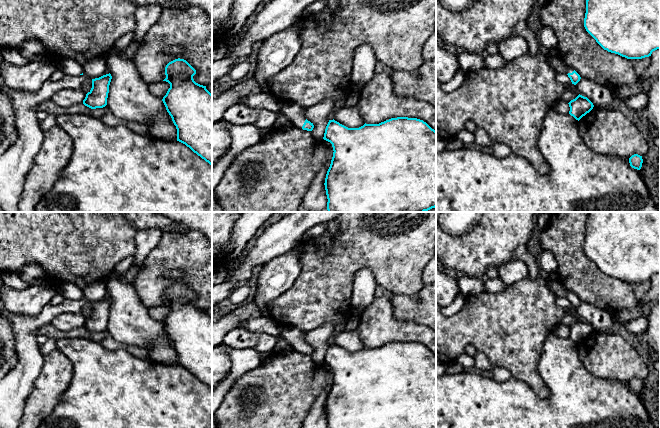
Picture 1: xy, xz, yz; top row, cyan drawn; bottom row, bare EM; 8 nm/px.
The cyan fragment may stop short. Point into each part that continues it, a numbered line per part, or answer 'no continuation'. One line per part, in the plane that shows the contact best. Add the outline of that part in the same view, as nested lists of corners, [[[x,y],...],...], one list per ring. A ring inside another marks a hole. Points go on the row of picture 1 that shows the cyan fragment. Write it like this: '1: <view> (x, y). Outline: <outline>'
1: xz (294, 112). Outline: [[[283,102],[281,106],[282,114],[289,119],[297,128],[302,128],[306,117],[305,108],[298,103]]]

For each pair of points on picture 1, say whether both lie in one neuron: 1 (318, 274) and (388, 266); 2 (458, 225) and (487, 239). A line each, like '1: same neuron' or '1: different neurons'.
1: same neuron
2: different neurons

